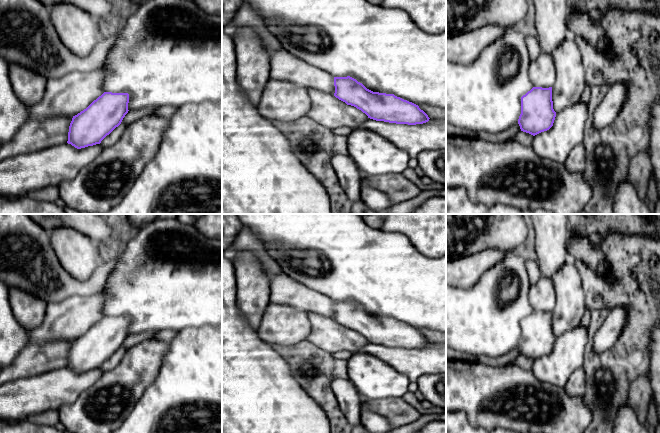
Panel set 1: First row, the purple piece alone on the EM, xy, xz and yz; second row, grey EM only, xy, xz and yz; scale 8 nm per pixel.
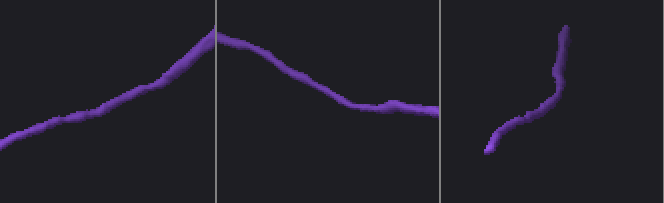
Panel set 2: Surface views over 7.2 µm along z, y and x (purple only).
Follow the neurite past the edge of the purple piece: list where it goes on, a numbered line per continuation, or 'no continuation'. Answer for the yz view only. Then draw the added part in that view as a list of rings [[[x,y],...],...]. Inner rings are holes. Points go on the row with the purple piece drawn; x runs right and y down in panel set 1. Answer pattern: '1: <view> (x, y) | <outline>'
no continuation

